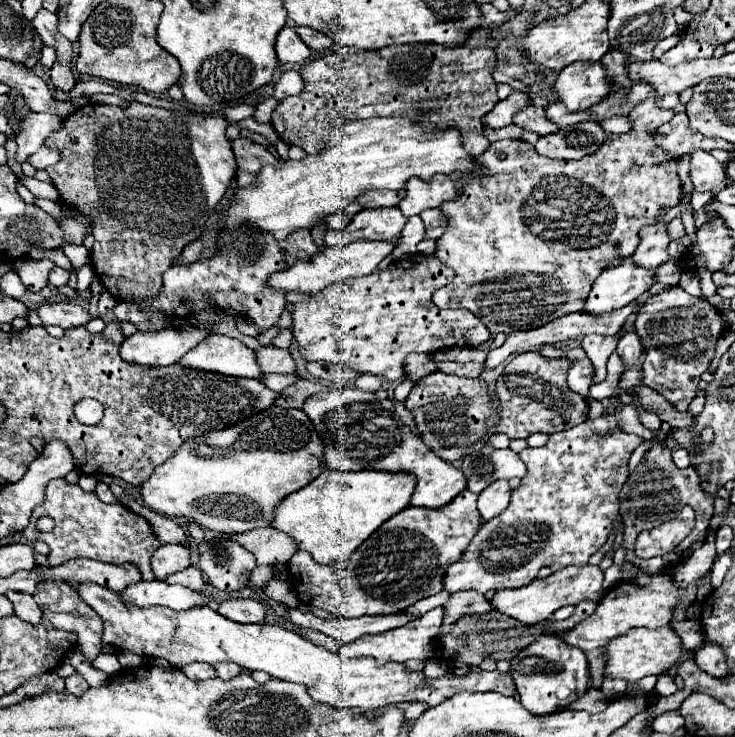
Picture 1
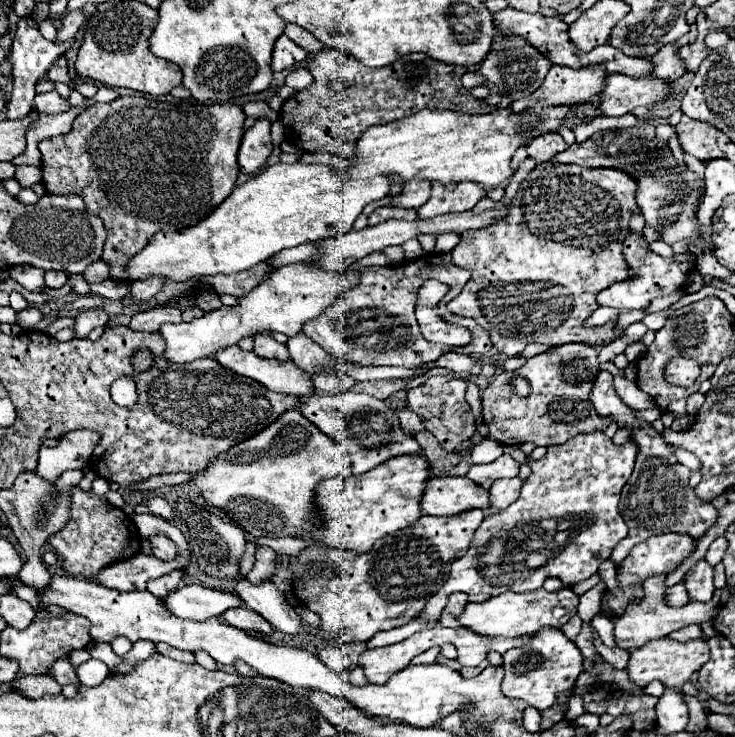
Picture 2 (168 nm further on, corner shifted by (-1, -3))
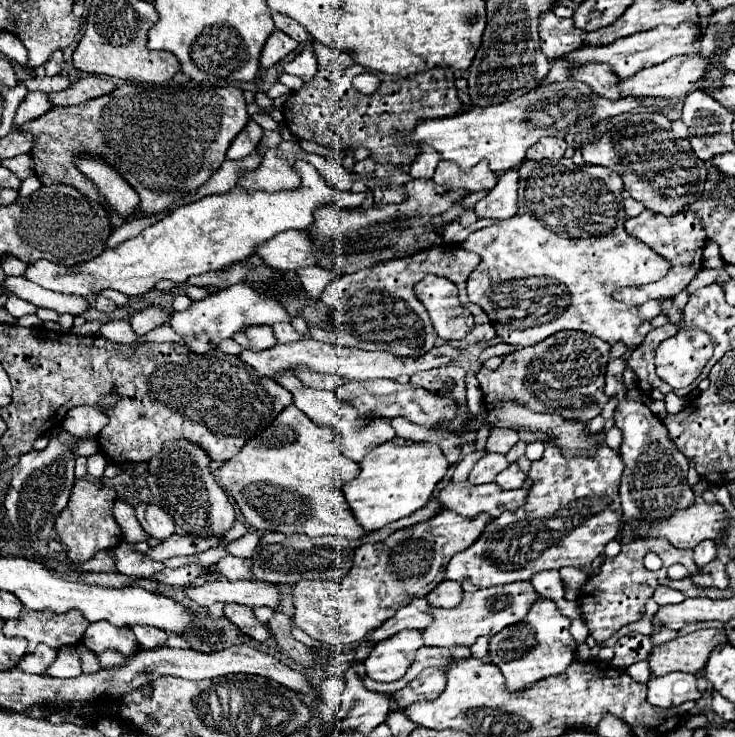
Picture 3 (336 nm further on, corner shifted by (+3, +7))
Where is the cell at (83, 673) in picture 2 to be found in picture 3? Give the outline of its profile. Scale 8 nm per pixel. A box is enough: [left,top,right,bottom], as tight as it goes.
[47,648,81,678]

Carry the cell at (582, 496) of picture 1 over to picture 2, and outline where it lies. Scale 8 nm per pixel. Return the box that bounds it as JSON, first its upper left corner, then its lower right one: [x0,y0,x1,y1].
[421,430,637,628]

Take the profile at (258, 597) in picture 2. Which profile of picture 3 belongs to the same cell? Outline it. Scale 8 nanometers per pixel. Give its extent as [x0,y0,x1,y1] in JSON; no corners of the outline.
[217,556,255,580]

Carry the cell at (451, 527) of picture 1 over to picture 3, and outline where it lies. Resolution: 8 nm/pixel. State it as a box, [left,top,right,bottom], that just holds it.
[293,510,489,646]

